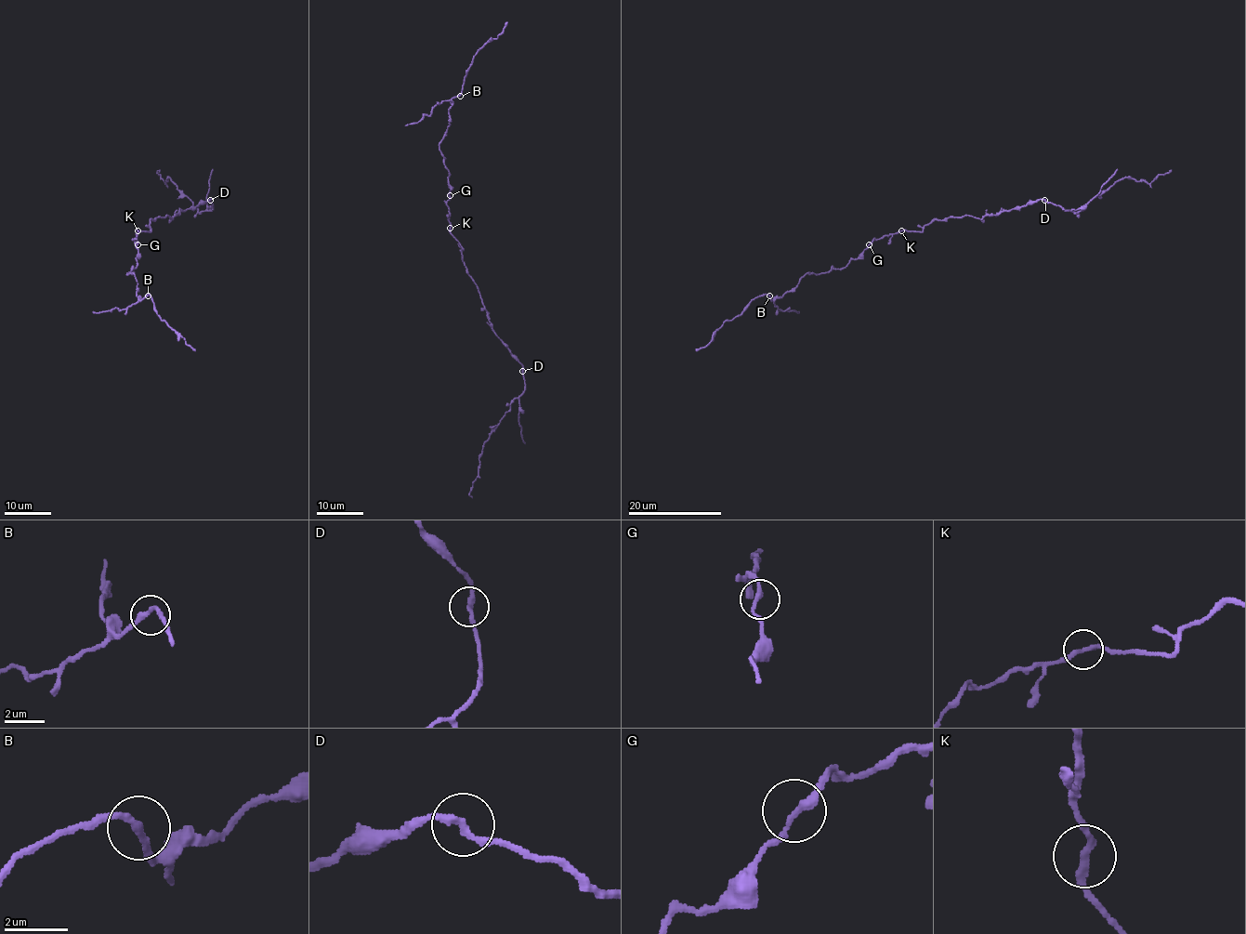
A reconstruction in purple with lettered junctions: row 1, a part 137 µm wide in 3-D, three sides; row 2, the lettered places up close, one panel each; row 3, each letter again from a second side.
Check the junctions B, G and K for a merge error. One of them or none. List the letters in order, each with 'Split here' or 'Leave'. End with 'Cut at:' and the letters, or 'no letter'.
B: Leave
G: Leave
K: Split here
Cut at: K

